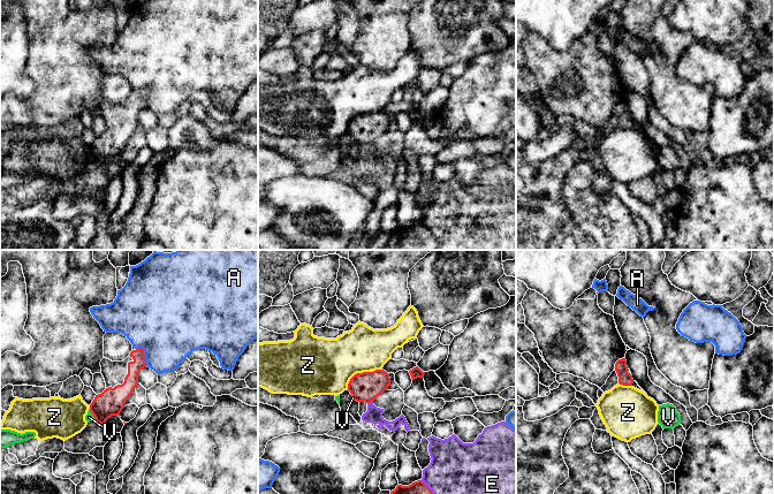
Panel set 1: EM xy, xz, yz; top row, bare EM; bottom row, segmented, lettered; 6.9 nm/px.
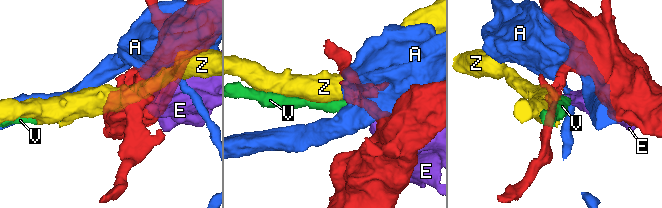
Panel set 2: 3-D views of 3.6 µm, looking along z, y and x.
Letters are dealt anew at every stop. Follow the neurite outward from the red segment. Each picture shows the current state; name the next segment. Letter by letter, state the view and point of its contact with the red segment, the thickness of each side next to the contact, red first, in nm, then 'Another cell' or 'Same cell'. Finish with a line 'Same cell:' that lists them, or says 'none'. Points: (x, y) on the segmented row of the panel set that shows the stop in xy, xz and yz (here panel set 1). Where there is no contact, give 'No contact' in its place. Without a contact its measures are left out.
A: Touches red at xy (143, 354). Thickness 100 nm (red) against 460 nm. Another cell
E: Touches red at xz (427, 487). Thickness 100 nm (red) against 360 nm. Another cell
V: Touches red at xy (92, 413). Thickness 190 nm (red) against 60 nm. Another cell
Z: Touches red at xz (355, 374). Thickness 200 nm (red) against 400 nm. Another cell
Same cell: none

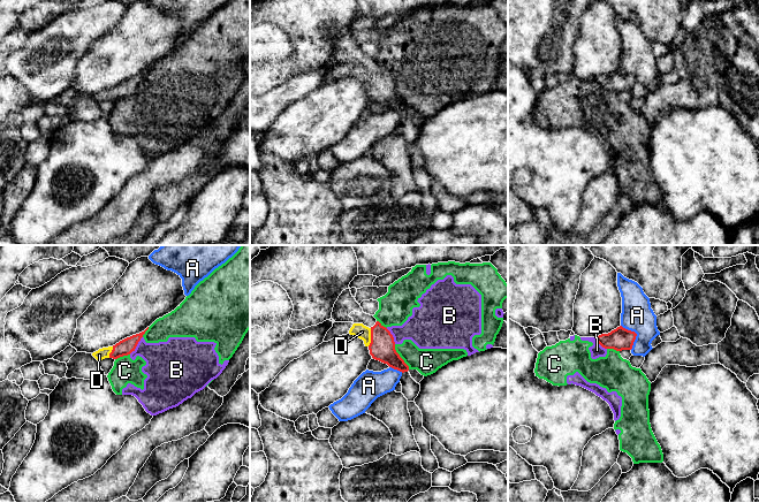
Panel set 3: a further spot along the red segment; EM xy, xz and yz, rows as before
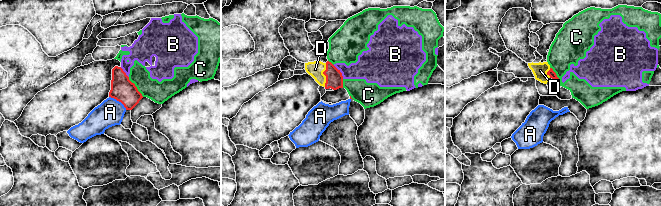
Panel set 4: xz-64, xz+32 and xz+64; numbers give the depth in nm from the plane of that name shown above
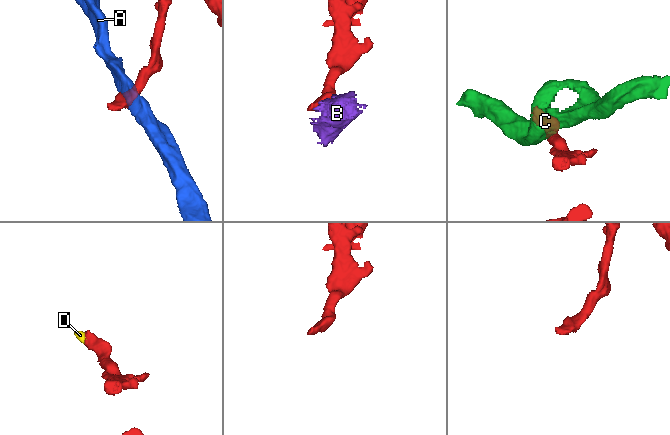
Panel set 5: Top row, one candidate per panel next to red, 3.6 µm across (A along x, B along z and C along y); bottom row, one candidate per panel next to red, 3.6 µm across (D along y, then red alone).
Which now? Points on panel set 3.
A: Touches red at yz (636, 334). Thickness 160 nm (red) against 220 nm. Another cell
B: Touches red at xy (136, 345). Thickness 110 nm (red) against 300 nm. Another cell
C: Touches red at xz (400, 357). Thickness 180 nm (red) against 180 nm. Another cell
D: Touches red at xz (371, 337). Thickness 180 nm (red) against 100 nm. Same cell
Same cell: D

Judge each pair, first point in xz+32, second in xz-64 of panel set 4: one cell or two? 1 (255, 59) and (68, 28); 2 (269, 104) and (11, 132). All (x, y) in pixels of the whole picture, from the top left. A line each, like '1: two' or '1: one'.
1: one
2: two

